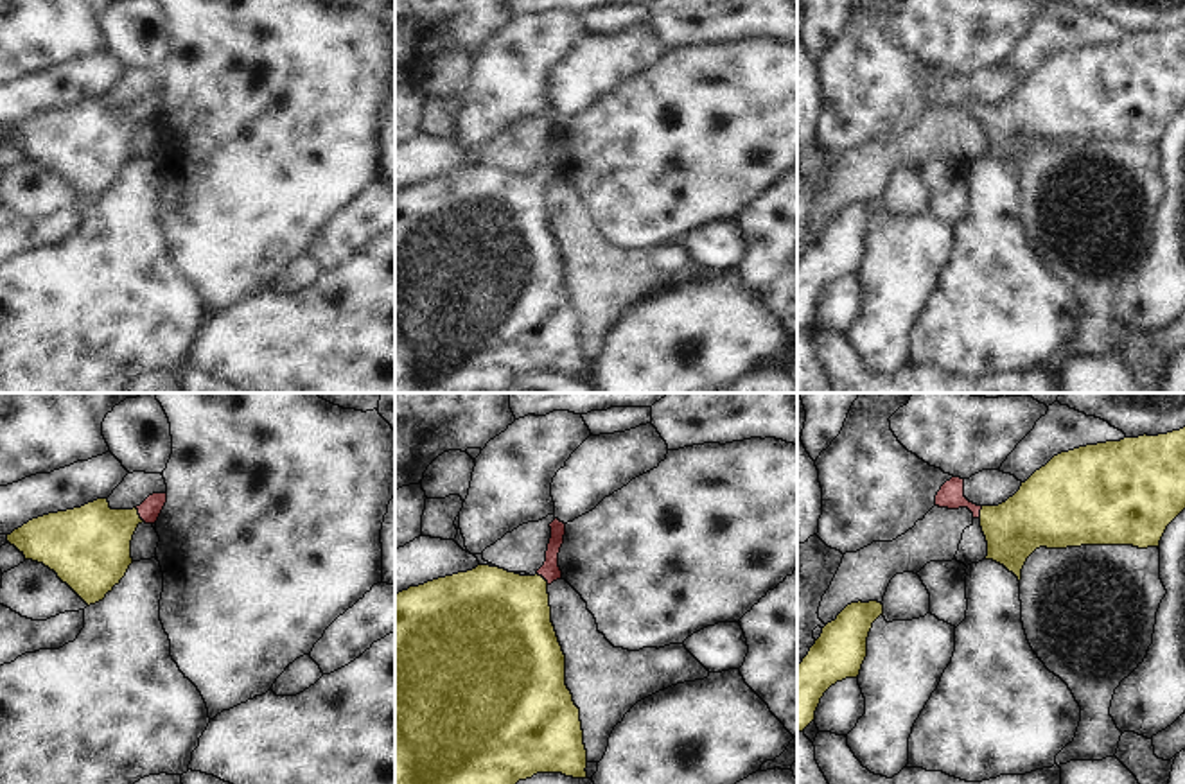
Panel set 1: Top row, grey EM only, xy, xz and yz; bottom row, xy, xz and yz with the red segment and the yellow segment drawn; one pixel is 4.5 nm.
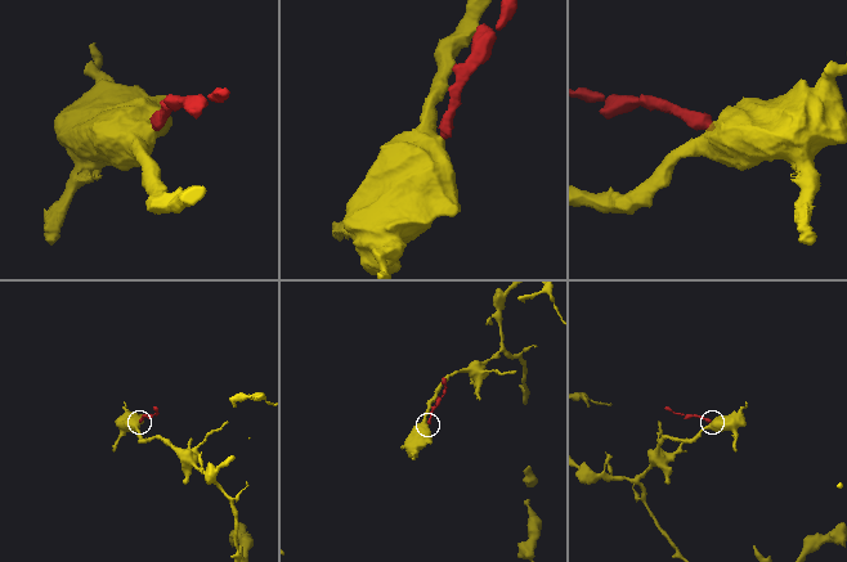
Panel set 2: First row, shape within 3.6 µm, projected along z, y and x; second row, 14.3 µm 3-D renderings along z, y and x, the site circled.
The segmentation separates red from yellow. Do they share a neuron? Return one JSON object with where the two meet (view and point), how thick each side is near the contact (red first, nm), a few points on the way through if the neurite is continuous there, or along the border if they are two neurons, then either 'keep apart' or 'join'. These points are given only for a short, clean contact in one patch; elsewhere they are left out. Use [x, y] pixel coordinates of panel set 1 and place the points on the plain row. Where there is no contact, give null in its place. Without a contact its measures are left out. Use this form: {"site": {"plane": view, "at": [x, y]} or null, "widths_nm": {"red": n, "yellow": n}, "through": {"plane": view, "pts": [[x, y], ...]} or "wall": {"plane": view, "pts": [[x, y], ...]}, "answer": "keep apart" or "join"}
{"site": {"plane": "xy", "at": [139, 112]}, "widths_nm": {"red": 100, "yellow": 360}, "through": {"plane": "xy", "pts": [[149, 108], [139, 112], [92, 142]]}, "answer": "join"}

